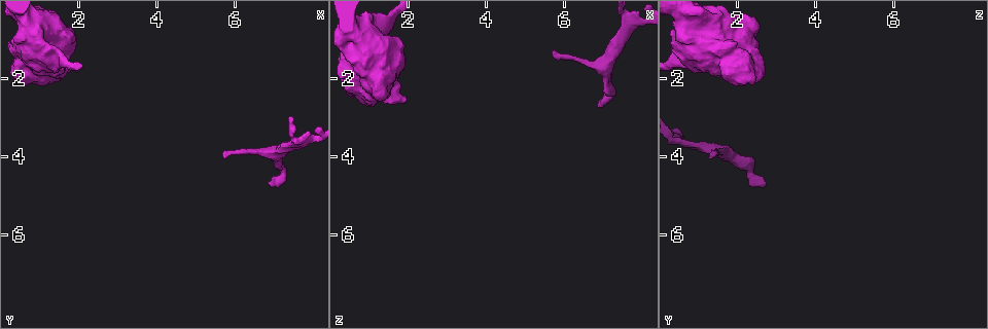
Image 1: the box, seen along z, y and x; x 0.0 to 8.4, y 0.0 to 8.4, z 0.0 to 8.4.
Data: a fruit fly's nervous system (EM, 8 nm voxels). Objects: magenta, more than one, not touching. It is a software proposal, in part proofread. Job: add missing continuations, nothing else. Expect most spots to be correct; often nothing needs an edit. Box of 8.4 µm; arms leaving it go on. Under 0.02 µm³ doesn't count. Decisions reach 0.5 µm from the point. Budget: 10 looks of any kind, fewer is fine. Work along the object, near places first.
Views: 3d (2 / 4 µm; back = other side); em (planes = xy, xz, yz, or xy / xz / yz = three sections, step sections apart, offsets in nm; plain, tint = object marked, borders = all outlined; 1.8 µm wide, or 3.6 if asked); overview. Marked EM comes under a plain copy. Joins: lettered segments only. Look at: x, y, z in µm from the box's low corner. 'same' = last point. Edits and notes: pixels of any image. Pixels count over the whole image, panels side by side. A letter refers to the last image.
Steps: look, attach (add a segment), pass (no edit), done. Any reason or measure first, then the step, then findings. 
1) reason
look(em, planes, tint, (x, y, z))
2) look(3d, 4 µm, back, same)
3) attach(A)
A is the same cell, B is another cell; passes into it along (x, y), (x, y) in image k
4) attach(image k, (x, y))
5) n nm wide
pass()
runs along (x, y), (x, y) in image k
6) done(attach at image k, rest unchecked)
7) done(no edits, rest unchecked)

an open end
look(3d, 2 µm, back, (6.80, 4.70, 2.75))

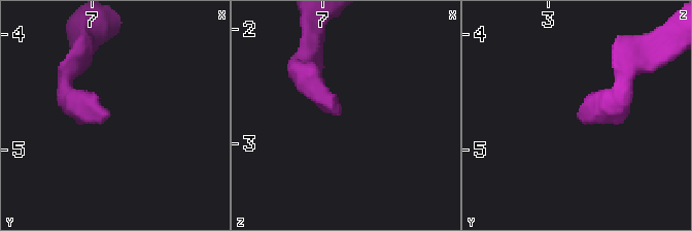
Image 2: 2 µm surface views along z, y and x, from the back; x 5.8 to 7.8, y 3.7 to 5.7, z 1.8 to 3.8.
look(em, yz, step 8, tint, (6.84, 4.68, 2.70))

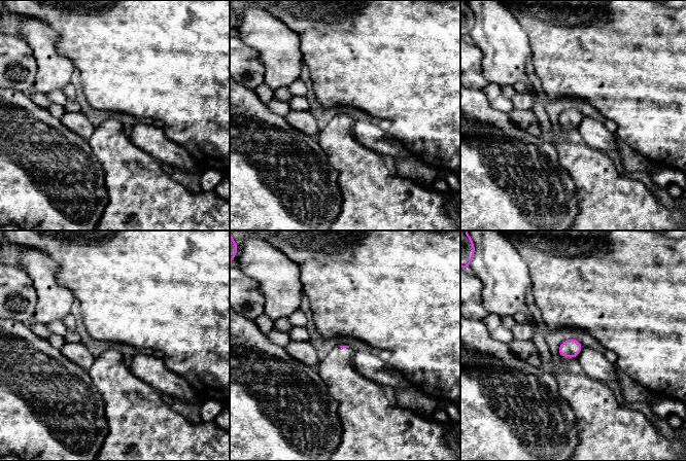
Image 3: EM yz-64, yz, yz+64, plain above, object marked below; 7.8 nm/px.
look(em, planes, borders, same)

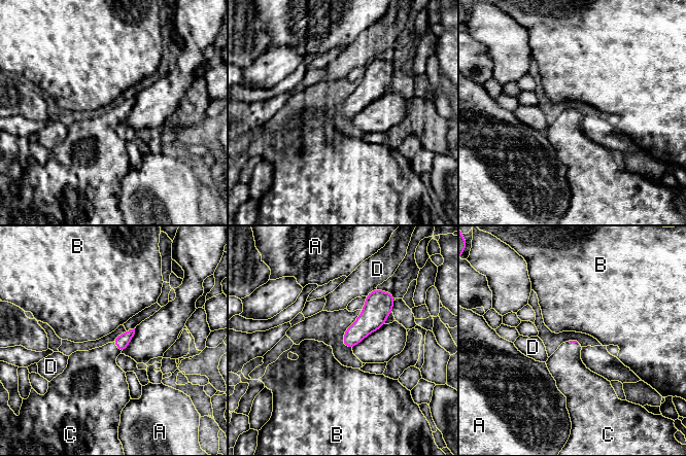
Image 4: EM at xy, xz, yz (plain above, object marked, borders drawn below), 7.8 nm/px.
D touches over 110 nm
attach(C)
C is the same cell, A, B and D are other cells; passes into it along (122, 342), (117, 347), (96, 371) in image 4; it goes on there

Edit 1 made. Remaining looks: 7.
thick turns thin
look(3d, 4 µm, (0.95, 0.75, 1.20))

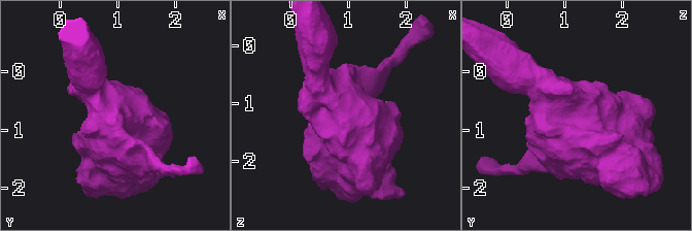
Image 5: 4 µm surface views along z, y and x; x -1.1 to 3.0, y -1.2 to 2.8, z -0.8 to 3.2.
look(em, 3.6 µm, xy, step 4, borders, (1.00, 0.80, 1.15))

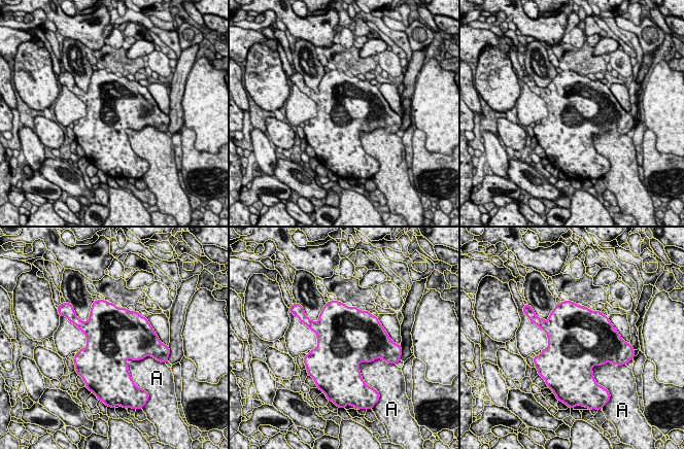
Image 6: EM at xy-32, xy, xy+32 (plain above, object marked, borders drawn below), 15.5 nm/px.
pass()
A is another cell; border along (145, 356), (126, 360), (129, 374) in image 6; no lettered segment goes on from it

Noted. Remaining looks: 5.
thick end
look(3d, 4 µm, (2.00, 1.80, 2.60))

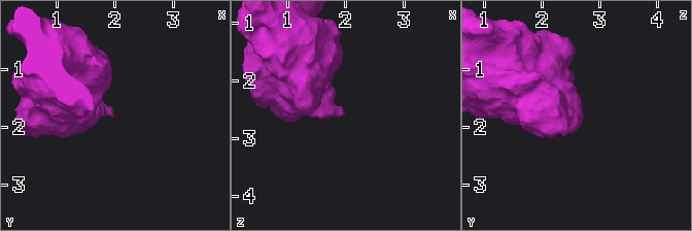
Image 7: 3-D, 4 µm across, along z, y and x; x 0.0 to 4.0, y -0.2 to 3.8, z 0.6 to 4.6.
look(em, planes, borders, (1.95, 1.80, 2.60))

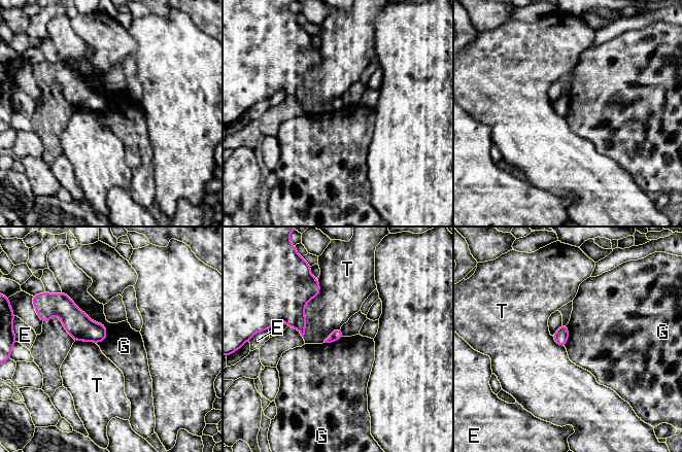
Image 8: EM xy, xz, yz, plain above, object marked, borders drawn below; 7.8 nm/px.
G touches over 500 nm
pass()
E, G and T are other cells; border along (62, 291), (104, 325), (104, 341) in image 8; none of them fits

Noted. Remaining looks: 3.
done(attach at image 4, rest unchecked)

